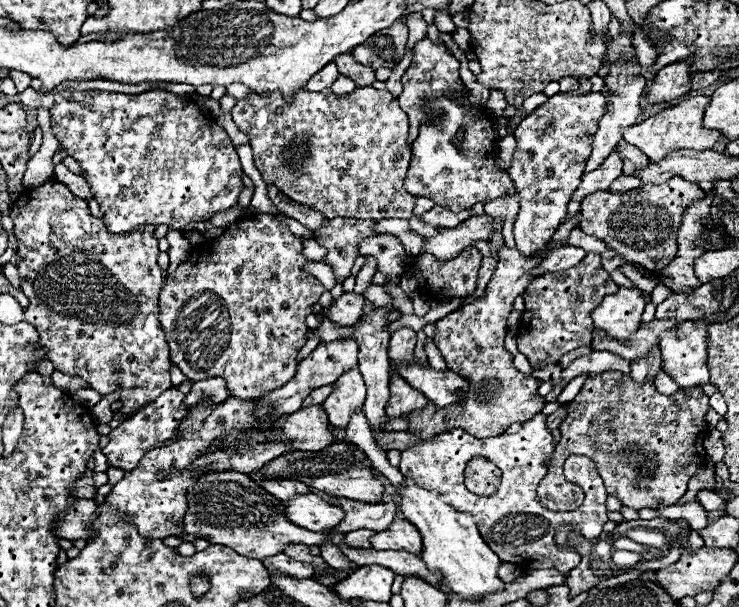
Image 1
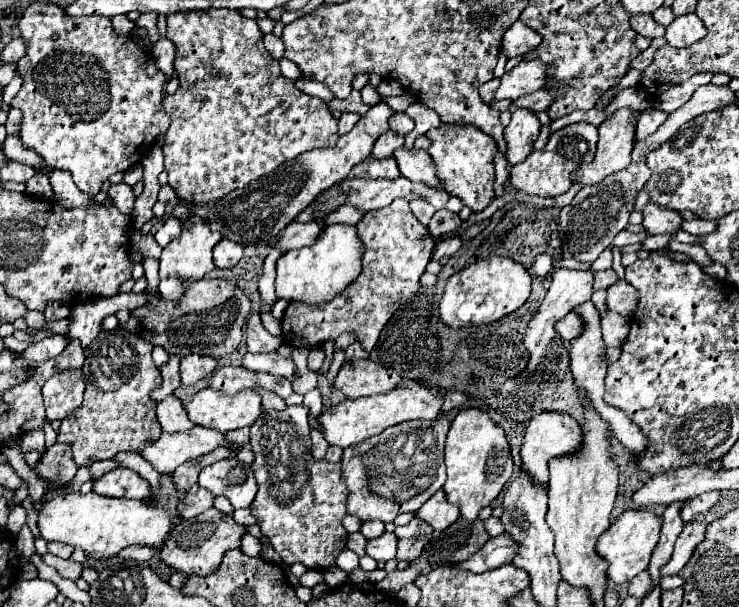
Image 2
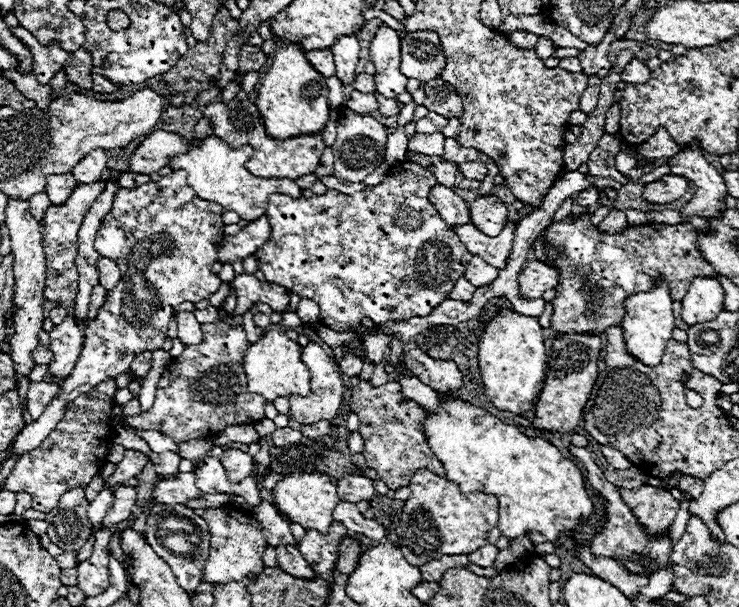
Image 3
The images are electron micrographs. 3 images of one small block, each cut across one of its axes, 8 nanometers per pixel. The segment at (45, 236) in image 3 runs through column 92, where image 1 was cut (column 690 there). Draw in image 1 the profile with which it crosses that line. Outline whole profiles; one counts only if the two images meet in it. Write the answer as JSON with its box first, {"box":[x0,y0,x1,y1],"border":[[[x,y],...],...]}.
{"box":[580,176,704,274],"border":[[[680,176],[666,180],[666,184],[644,184],[622,194],[598,190],[580,204],[580,228],[602,240],[606,248],[622,254],[628,262],[640,264],[652,274],[660,274],[676,256],[676,230],[684,208],[702,196],[704,190],[698,184],[690,184]]]}

